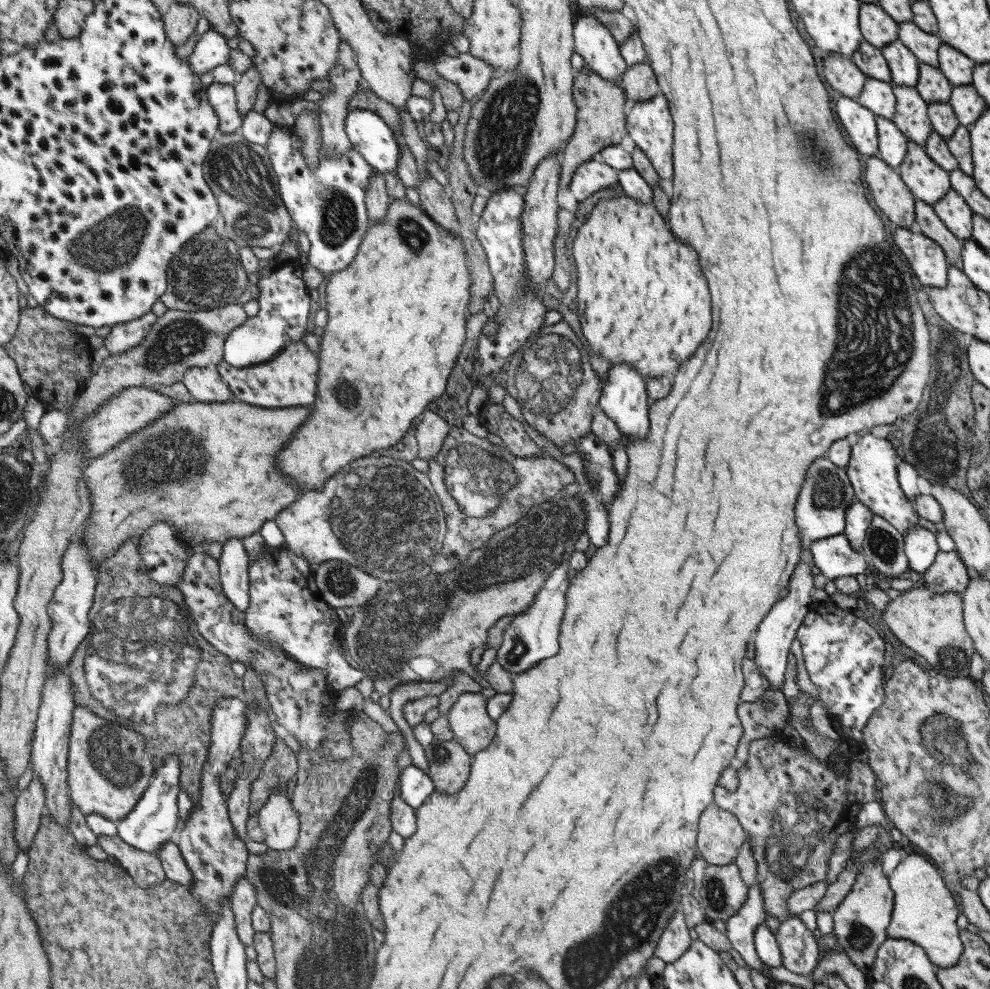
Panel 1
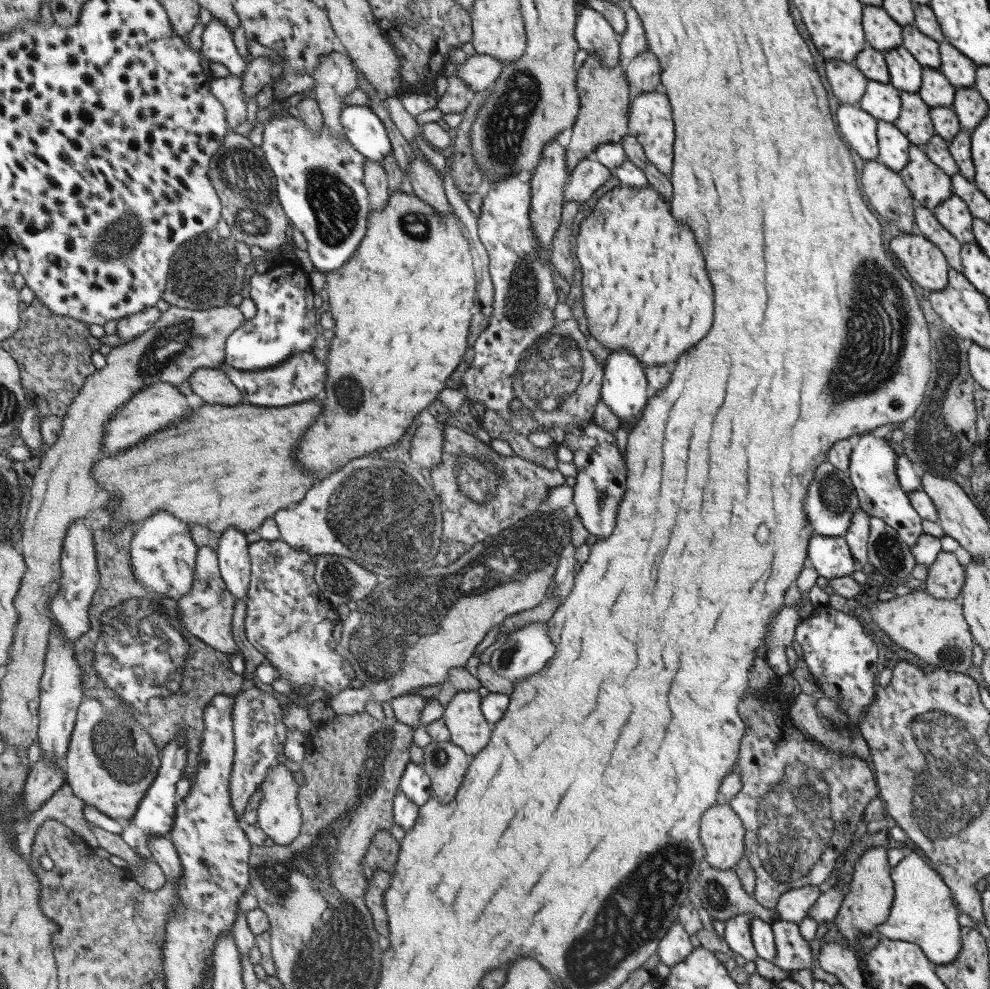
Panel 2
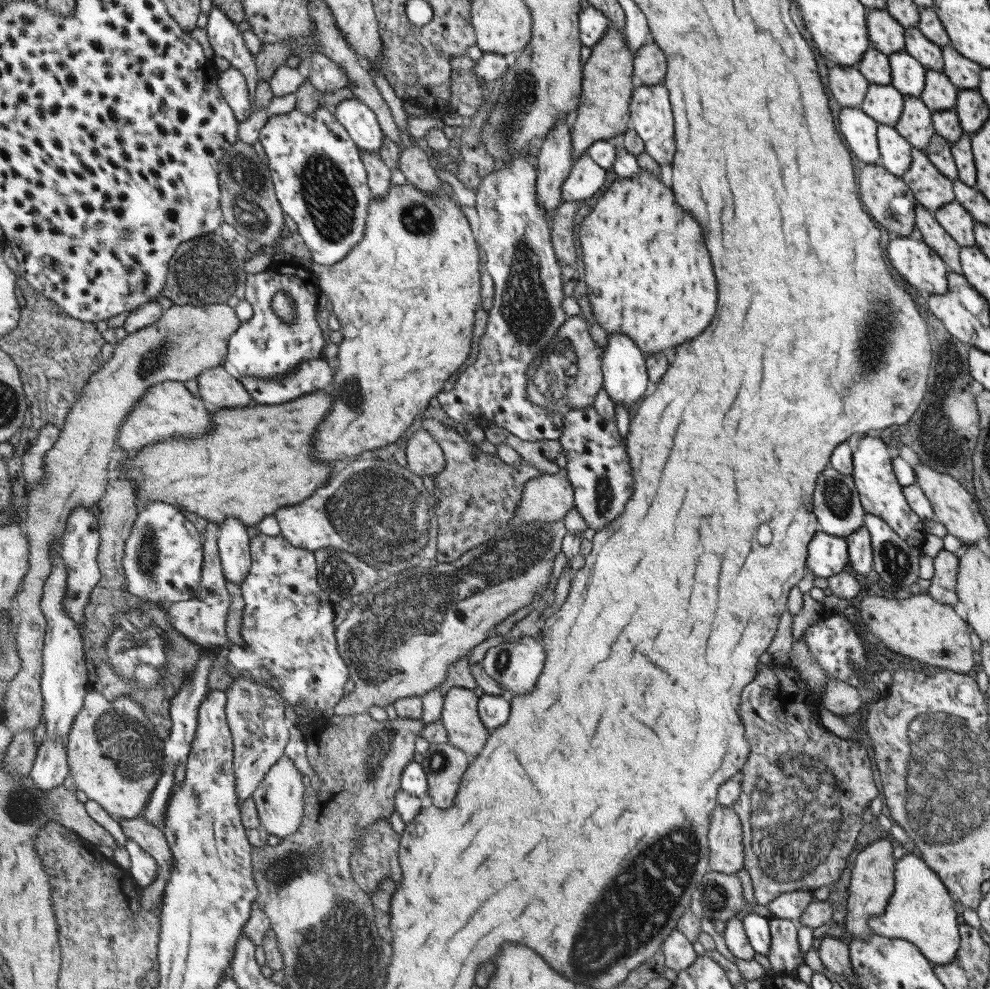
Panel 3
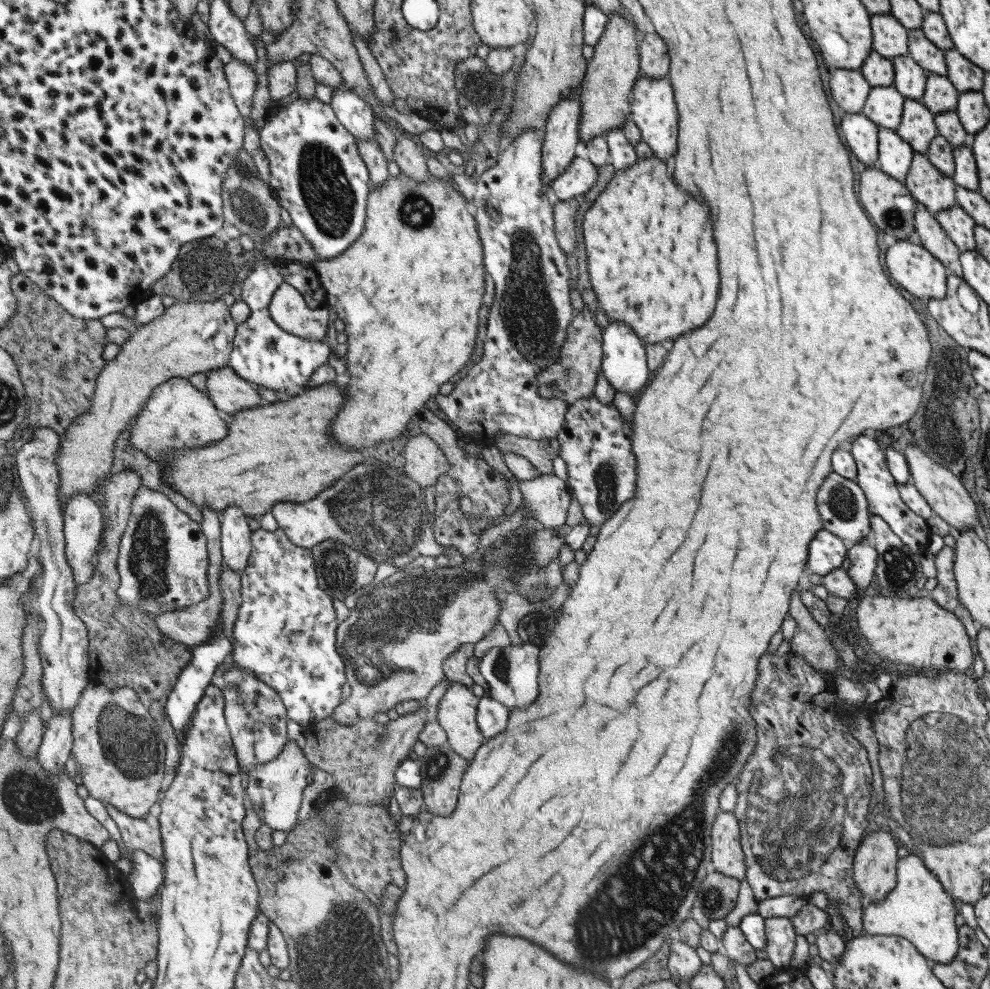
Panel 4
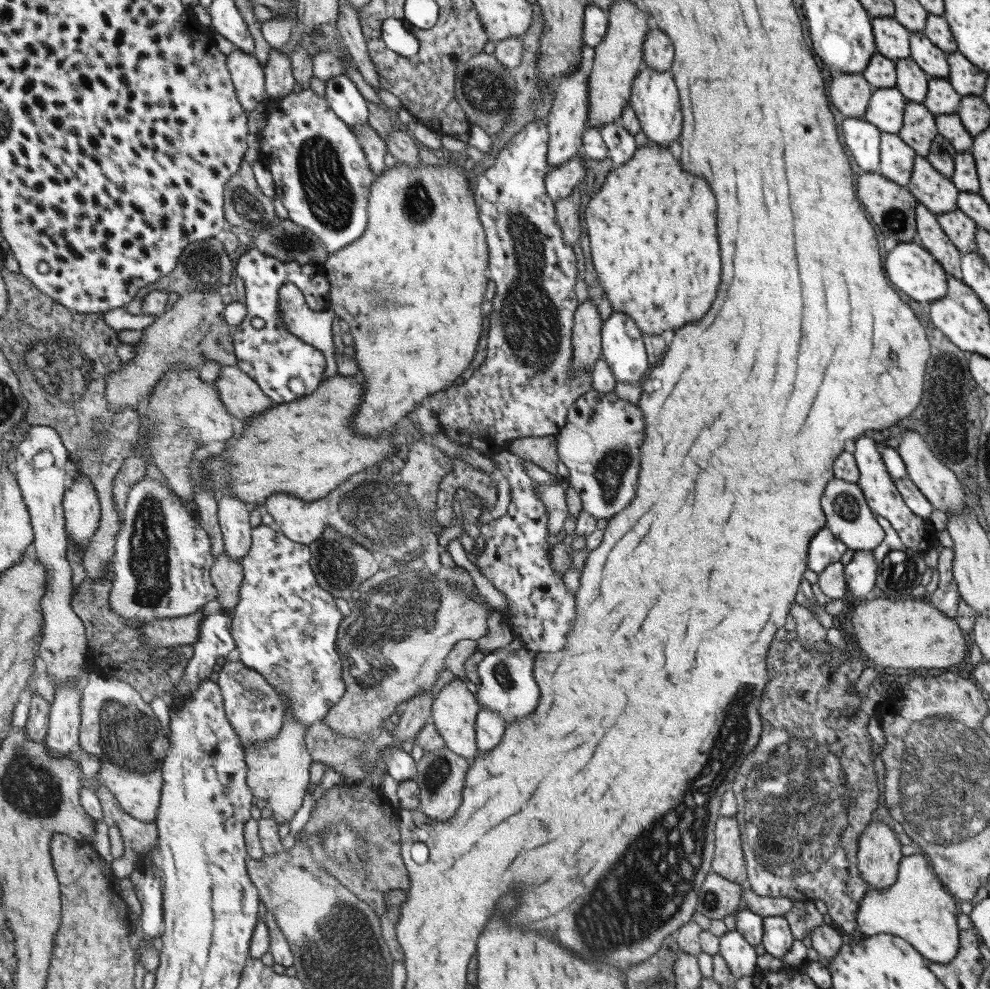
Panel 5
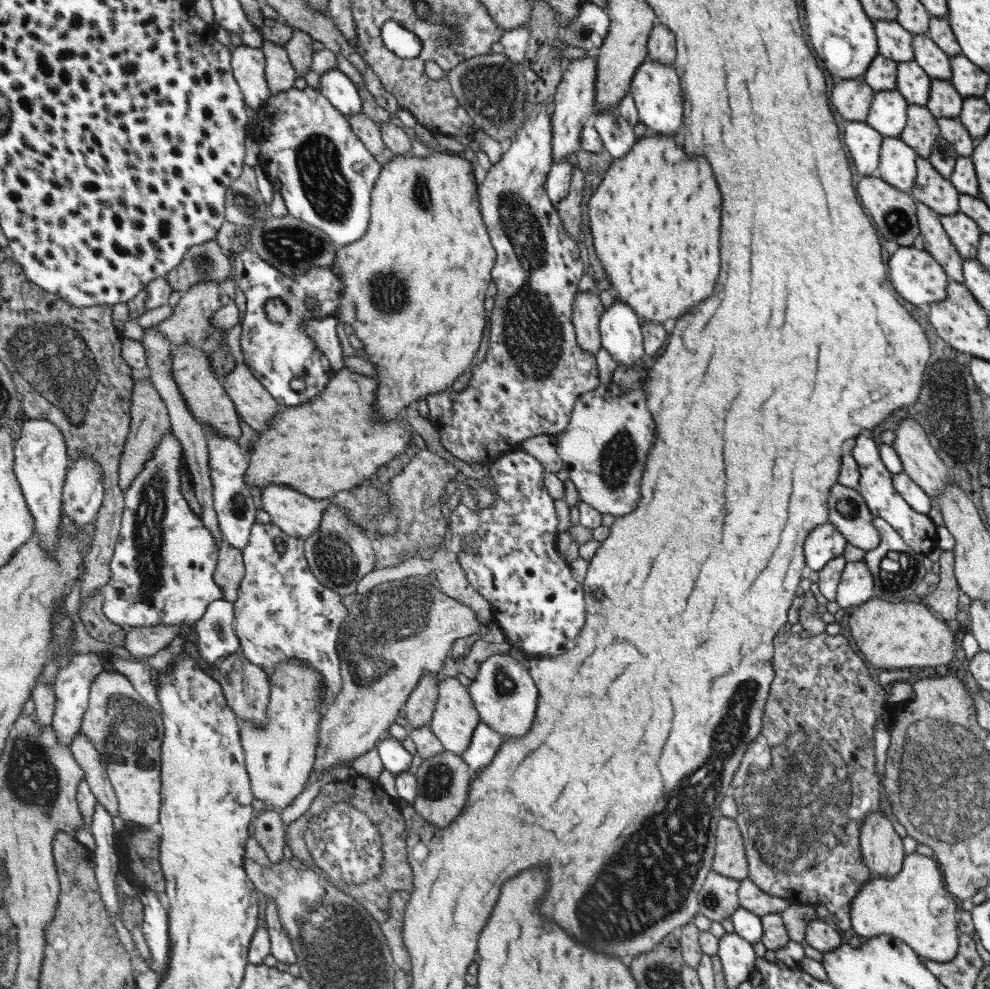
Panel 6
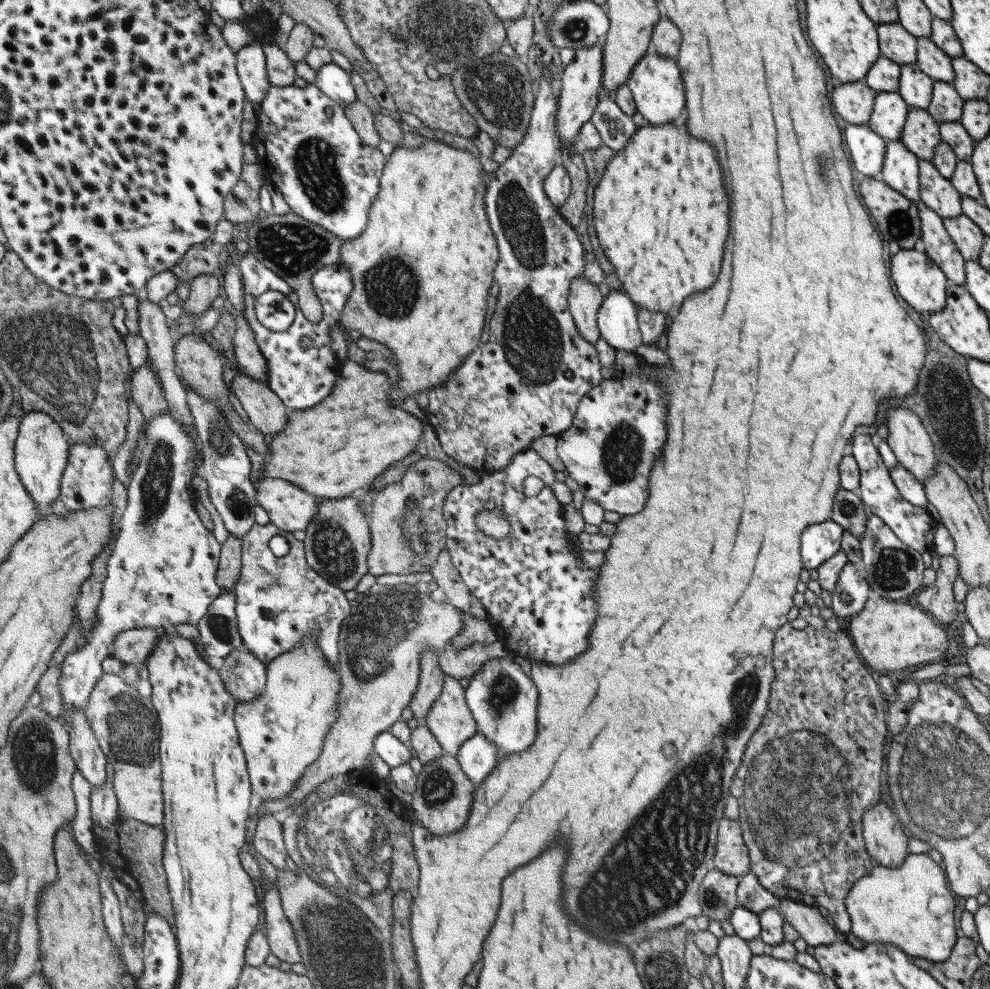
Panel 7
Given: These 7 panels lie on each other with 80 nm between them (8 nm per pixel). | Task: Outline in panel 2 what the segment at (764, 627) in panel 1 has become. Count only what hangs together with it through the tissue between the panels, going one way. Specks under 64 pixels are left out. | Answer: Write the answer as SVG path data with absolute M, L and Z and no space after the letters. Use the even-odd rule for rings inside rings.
M800 593L801 600L795 606L782 606L766 624L766 638L764 638L763 646L767 647L763 659L776 676L787 674L790 670L785 657L785 647L794 643L796 626L800 620L798 610L805 603L809 603L806 593Z

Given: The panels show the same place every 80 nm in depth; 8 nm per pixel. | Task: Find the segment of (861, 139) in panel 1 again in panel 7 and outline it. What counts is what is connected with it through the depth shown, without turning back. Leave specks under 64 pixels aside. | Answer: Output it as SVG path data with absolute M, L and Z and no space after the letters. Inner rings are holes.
M850 124L843 130L851 166L865 177L879 176L886 140L877 136L867 124Z

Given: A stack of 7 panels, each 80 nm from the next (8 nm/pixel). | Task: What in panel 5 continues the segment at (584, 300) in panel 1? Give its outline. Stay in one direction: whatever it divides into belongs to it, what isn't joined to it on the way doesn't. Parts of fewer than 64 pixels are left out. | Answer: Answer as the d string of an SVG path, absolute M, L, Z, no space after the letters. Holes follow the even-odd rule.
M648 141L644 146L636 148L631 158L614 168L607 174L604 184L589 199L584 210L583 218L586 222L586 234L588 235L591 260L597 273L597 280L604 290L604 294L611 304L612 312L626 314L634 320L639 330L648 335L660 335L663 330L675 330L683 326L687 321L701 318L715 298L717 285L720 281L720 254L717 233L715 230L715 197L703 178L697 178L693 174L687 174L681 168L679 159L673 158L669 147L662 147Z

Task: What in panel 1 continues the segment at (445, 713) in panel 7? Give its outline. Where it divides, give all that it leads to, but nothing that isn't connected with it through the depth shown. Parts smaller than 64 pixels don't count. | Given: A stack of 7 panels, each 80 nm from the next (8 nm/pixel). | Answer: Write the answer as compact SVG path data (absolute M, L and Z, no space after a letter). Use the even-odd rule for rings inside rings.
M464 692L457 697L445 715L453 740L473 757L494 738L495 723L488 717L486 701L480 693Z

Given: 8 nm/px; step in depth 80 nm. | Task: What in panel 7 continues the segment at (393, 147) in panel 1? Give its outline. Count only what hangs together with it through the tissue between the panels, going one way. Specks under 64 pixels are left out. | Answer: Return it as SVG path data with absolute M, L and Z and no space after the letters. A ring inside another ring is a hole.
M324 64L317 73L315 84L325 91L342 108L355 100L356 94L350 81L350 74L337 64Z

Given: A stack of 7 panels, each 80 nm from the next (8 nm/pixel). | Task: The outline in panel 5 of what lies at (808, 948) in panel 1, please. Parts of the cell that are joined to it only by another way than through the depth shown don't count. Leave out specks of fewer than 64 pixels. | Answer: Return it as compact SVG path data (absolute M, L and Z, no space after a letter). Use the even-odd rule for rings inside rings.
M767 916L762 918L762 941L767 954L780 959L790 949L794 938L784 917Z

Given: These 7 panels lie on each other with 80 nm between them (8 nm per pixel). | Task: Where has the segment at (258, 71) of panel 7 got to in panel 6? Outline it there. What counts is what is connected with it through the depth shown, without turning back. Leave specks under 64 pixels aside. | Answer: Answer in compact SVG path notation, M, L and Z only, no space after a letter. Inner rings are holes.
M233 48L233 72L245 95L245 102L254 111L263 107L272 92L266 75L266 54L262 48Z

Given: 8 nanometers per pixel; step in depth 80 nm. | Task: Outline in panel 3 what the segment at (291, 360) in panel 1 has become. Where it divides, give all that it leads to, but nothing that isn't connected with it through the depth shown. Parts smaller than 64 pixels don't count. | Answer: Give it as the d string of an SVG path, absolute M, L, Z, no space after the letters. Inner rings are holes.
M320 358L320 360L304 362L291 375L283 375L277 379L241 377L239 382L249 390L254 404L277 406L293 402L315 390L329 388L333 376L335 376L333 366L329 366L329 362Z

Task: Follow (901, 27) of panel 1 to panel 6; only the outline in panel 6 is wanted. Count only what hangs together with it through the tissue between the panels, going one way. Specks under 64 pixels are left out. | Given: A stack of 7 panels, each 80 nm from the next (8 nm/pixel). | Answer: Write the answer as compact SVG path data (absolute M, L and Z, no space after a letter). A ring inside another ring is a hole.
M926 34L913 35L911 46L912 61L916 62L930 79L950 80L950 57Z

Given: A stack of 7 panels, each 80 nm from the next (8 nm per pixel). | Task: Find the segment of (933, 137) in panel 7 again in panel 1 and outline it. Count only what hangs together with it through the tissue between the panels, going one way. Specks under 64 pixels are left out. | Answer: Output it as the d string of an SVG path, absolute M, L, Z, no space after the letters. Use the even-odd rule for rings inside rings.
M893 82L893 94L896 98L895 110L891 122L915 144L922 145L932 133L926 113L927 103L921 100L914 87L899 86Z

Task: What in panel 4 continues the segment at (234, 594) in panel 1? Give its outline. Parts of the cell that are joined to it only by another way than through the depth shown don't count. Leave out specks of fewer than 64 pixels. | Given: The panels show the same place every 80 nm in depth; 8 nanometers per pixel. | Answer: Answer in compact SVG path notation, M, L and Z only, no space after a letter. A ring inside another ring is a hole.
M229 505L220 516L222 523L222 553L225 564L234 571L248 568L252 556L252 531L250 518L239 505Z

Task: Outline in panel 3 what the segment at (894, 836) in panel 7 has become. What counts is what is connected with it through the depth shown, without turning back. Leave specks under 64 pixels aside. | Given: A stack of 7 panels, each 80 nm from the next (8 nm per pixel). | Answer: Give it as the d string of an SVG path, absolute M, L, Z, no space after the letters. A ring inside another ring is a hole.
M877 839L863 847L855 858L851 868L849 896L847 897L847 914L844 929L853 938L872 935L867 920L871 916L879 916L883 912L889 896L894 890L893 870L896 860L893 859L893 847L888 839Z

